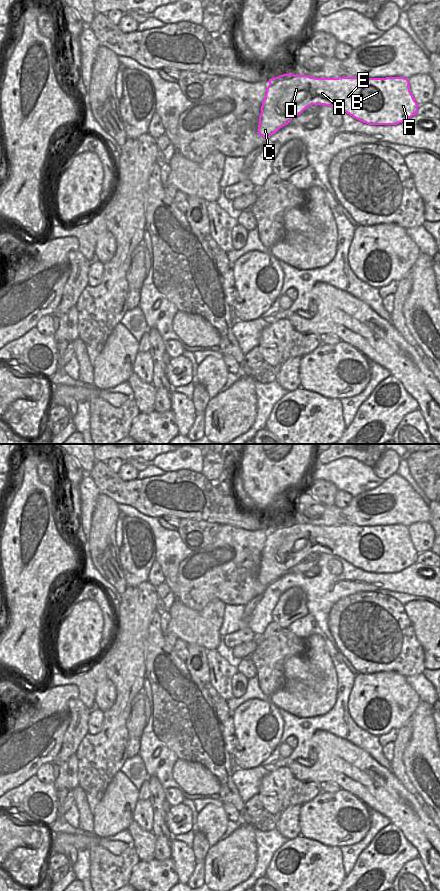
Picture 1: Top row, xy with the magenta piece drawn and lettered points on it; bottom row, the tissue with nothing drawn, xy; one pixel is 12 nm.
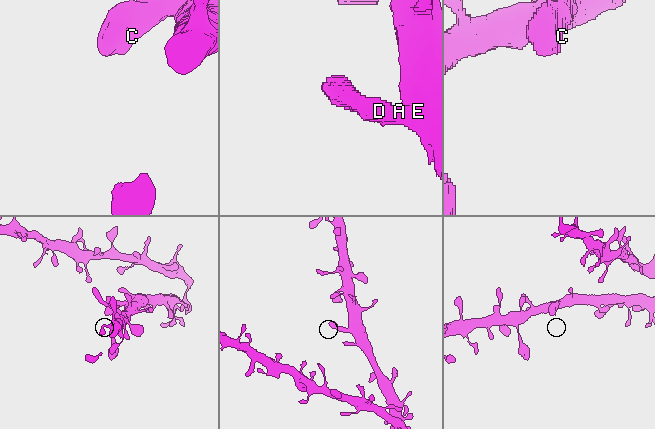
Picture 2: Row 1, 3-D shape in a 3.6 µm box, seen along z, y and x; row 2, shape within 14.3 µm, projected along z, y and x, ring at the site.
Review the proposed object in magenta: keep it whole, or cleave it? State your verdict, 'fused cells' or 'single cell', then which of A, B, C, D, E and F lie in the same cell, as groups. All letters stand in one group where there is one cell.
single cell | A B C D E F

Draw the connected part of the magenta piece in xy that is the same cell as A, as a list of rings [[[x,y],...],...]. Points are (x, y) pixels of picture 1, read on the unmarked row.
[[[291,520],[269,527],[261,554],[258,582],[268,586],[311,553],[336,555],[368,573],[397,573],[417,562],[415,549],[404,525],[316,526]]]

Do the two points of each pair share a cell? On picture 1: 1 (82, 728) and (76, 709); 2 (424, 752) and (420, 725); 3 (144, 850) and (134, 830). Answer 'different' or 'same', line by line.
1: same
2: same
3: same

